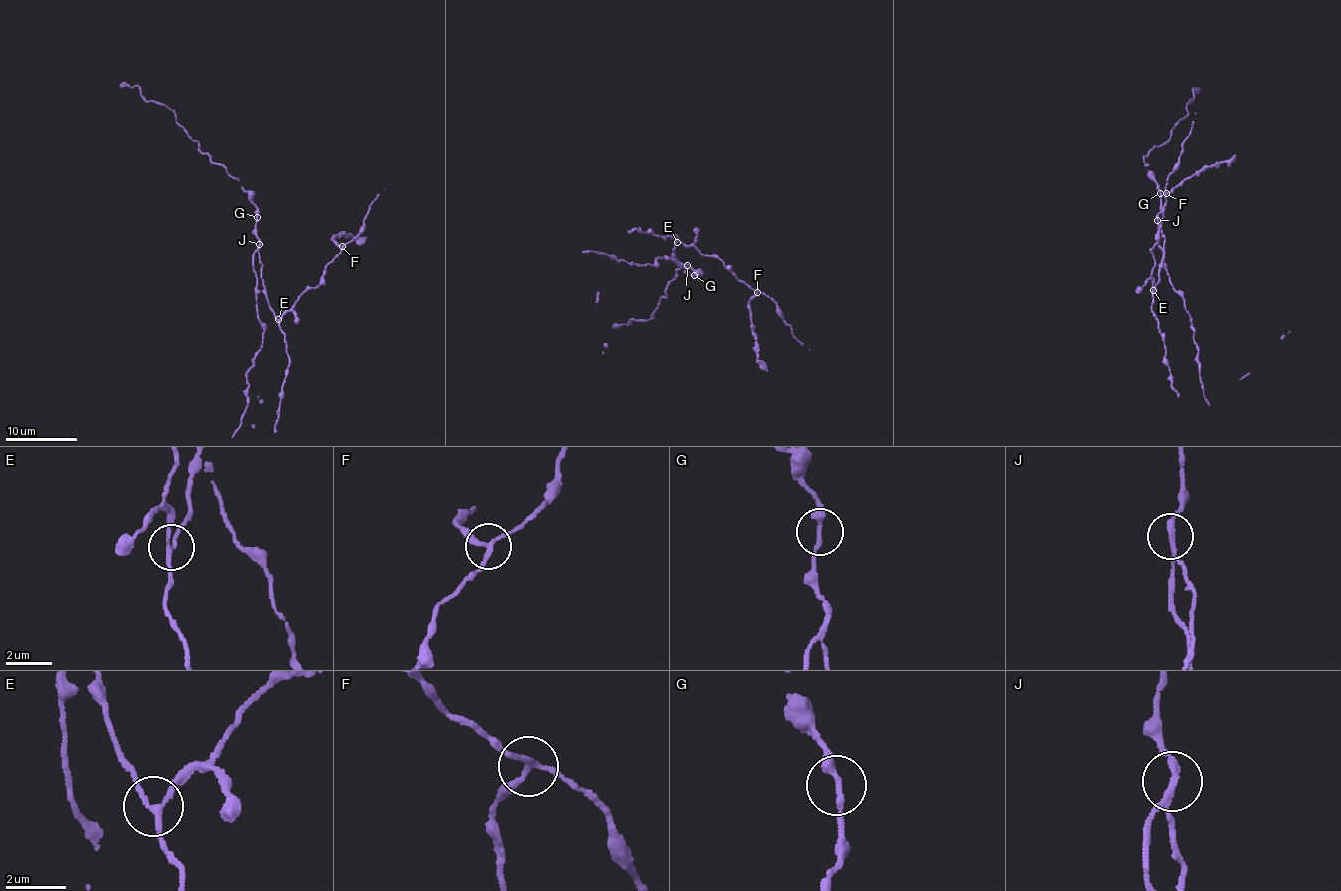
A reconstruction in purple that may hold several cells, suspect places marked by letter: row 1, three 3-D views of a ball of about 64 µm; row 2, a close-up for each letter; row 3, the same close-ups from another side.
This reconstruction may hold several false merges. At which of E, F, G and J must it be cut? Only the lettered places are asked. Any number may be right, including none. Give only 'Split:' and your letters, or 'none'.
Split: F, J

